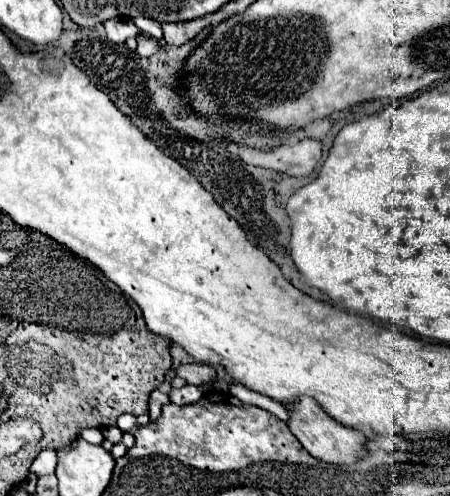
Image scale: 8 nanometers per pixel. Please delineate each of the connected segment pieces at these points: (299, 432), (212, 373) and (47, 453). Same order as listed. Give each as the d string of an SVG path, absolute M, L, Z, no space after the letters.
M300 396L294 402L284 404L288 410L288 428L290 432L300 440L300 444L314 456L330 464L352 464L364 456L366 448L366 436L360 430L348 428L340 422L336 422L332 416L328 416L320 404L310 396Z
M192 362L192 364L180 364L176 368L176 374L186 378L188 384L194 384L194 386L202 386L206 382L214 382L216 380L216 370L208 364L198 364L198 362Z
M42 450L30 467L30 472L36 476L54 474L54 470L56 470L56 450Z

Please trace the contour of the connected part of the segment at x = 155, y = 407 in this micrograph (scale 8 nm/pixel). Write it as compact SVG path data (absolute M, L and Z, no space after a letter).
M154 390L154 392L150 394L150 418L156 420L156 418L160 416L160 408L162 408L164 404L168 404L168 402L170 402L168 394L164 394L162 390Z

